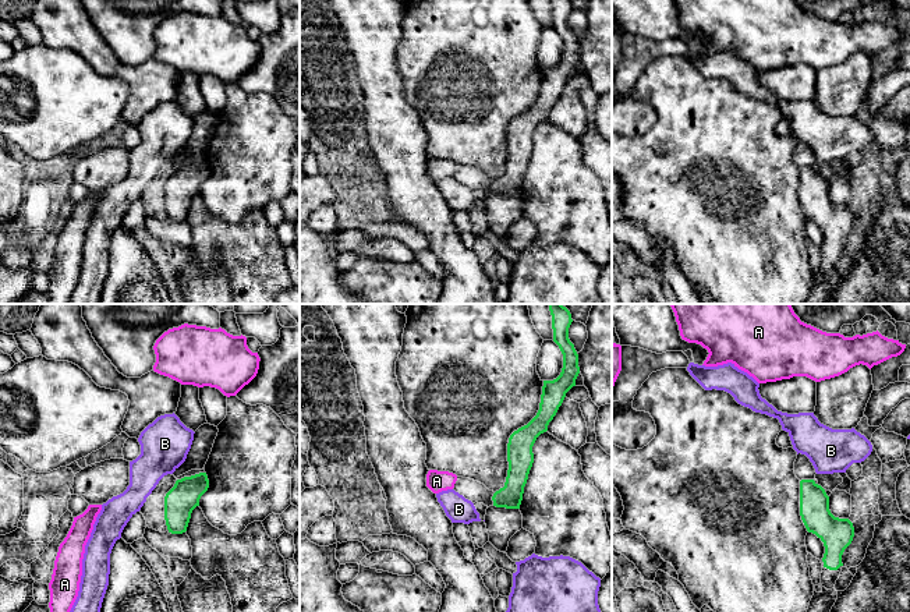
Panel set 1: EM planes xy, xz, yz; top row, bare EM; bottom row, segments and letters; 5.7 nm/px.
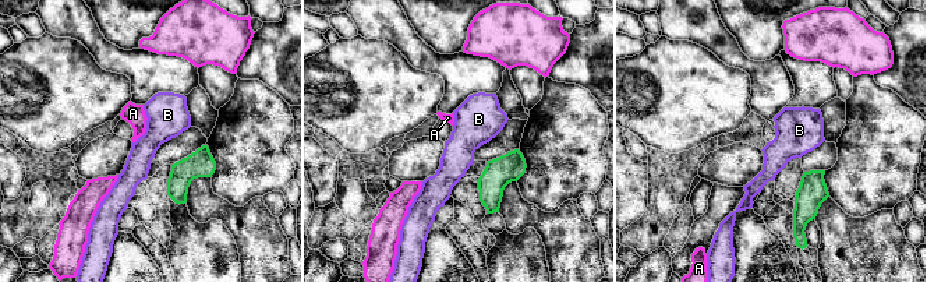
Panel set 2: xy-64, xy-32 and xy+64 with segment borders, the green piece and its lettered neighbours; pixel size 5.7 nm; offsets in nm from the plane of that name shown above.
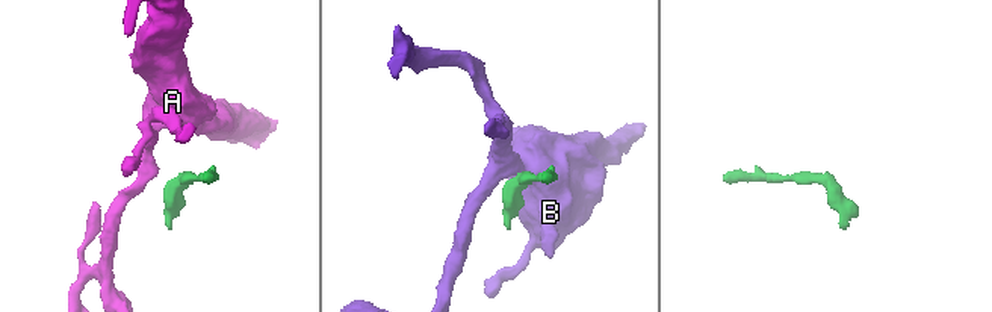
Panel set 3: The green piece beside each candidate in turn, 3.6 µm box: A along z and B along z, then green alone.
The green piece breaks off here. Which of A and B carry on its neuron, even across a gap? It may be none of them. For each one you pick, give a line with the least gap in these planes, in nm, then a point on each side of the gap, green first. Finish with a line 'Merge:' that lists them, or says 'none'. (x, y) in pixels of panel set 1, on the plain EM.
Merge: none

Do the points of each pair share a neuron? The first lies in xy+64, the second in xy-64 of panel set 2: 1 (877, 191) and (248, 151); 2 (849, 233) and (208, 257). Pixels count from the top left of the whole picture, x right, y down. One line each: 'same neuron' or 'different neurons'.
1: same neuron
2: different neurons

